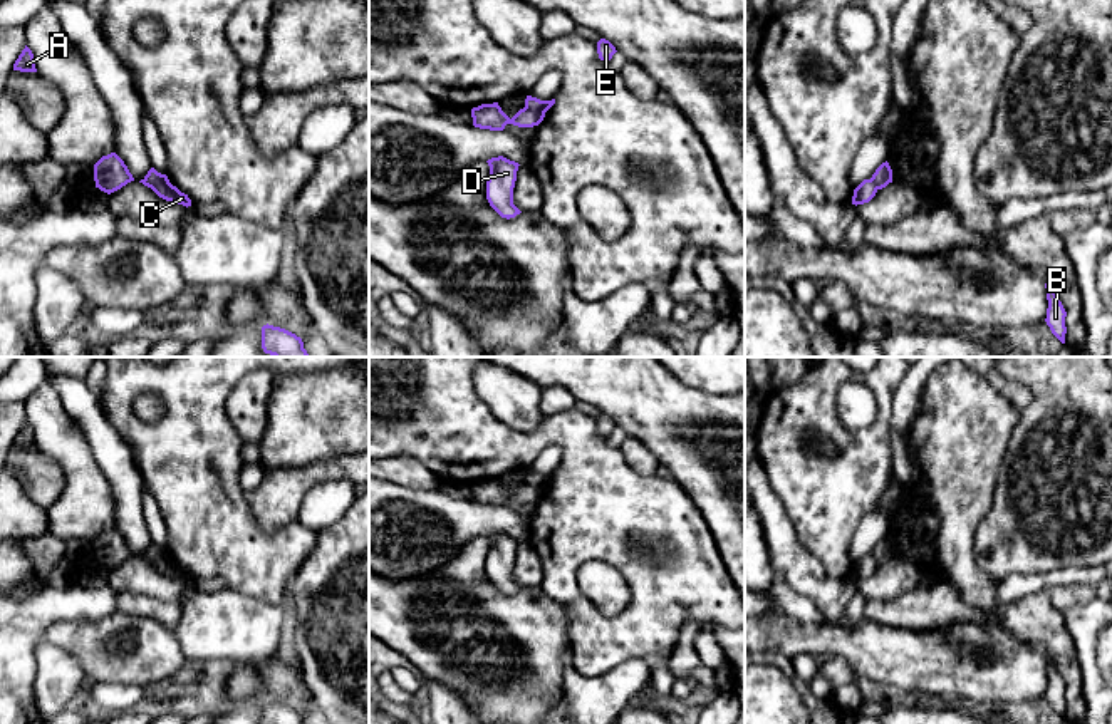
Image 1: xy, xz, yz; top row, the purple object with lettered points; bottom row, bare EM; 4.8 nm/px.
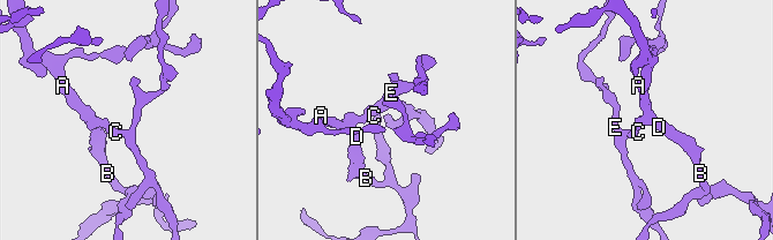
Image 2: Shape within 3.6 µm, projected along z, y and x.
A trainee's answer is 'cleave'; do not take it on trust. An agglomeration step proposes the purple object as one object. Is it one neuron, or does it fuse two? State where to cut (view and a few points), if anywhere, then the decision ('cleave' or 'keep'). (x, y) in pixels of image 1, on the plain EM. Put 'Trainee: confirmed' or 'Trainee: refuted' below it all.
xz (524, 483), (544, 490) | cleave
Trainee: confirmed

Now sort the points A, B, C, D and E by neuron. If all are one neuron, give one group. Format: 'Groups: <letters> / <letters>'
Groups: A B D / C E

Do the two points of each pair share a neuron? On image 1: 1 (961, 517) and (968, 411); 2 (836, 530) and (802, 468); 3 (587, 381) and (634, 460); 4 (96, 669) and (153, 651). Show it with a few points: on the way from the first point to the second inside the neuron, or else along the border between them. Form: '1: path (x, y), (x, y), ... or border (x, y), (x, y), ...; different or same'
1: path (961, 490), (961, 438); same
2: path (826, 515), (826, 501), (807, 483); same
3: border (628, 434), (634, 436), (658, 461); different
4: path (109, 662), (123, 662), (140, 652); same

